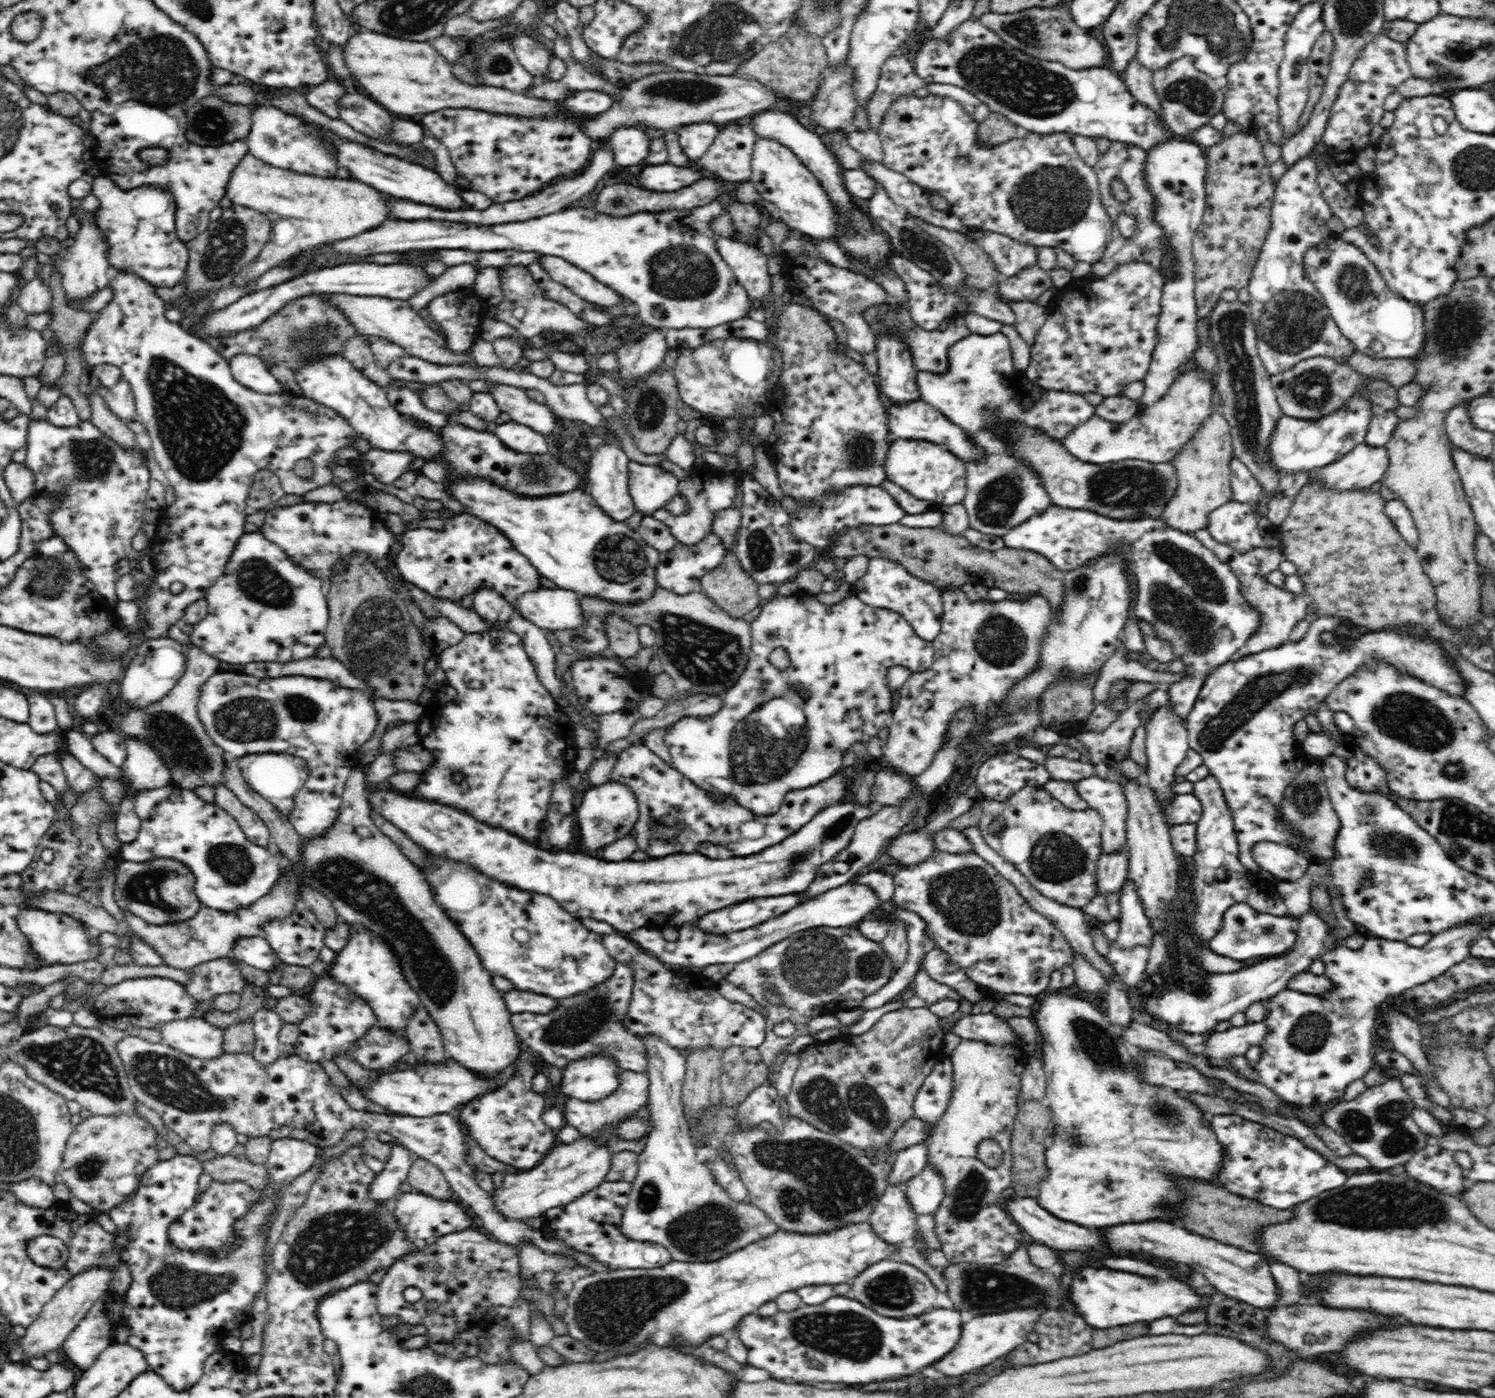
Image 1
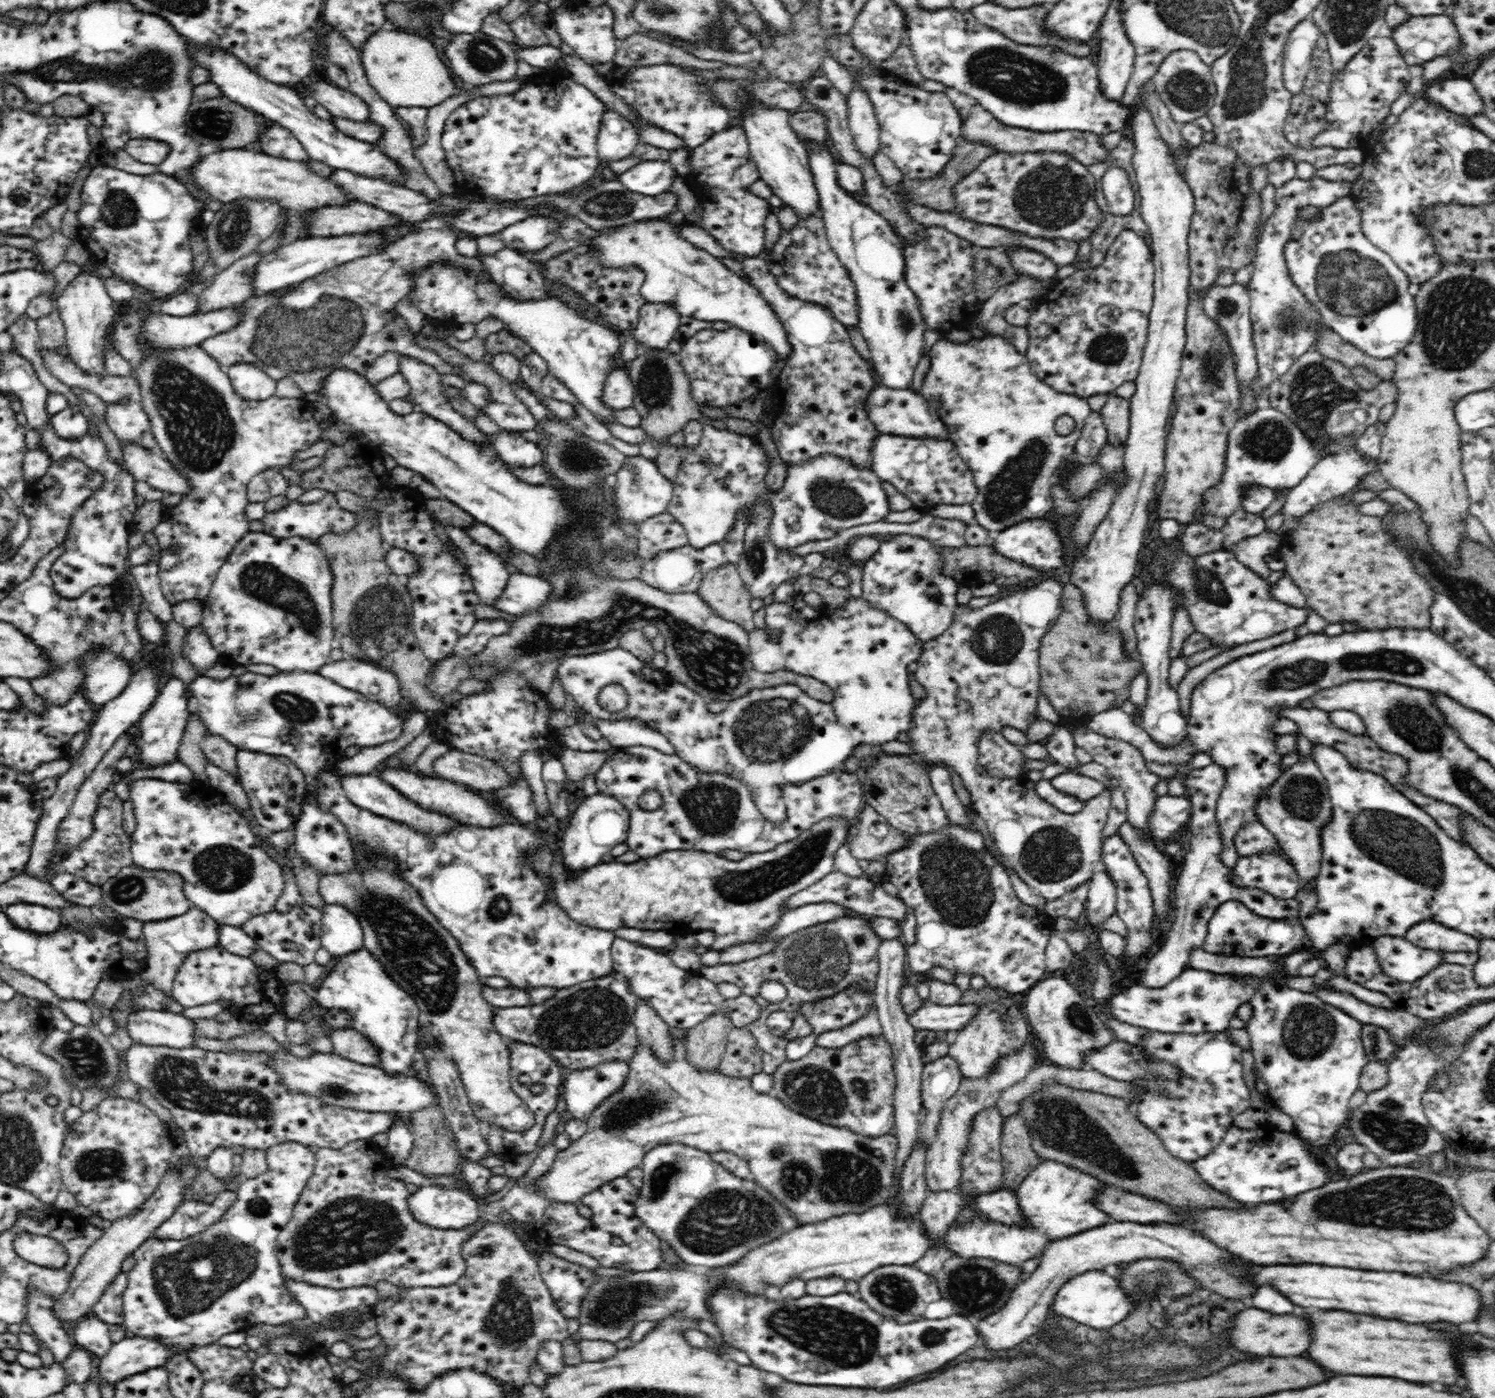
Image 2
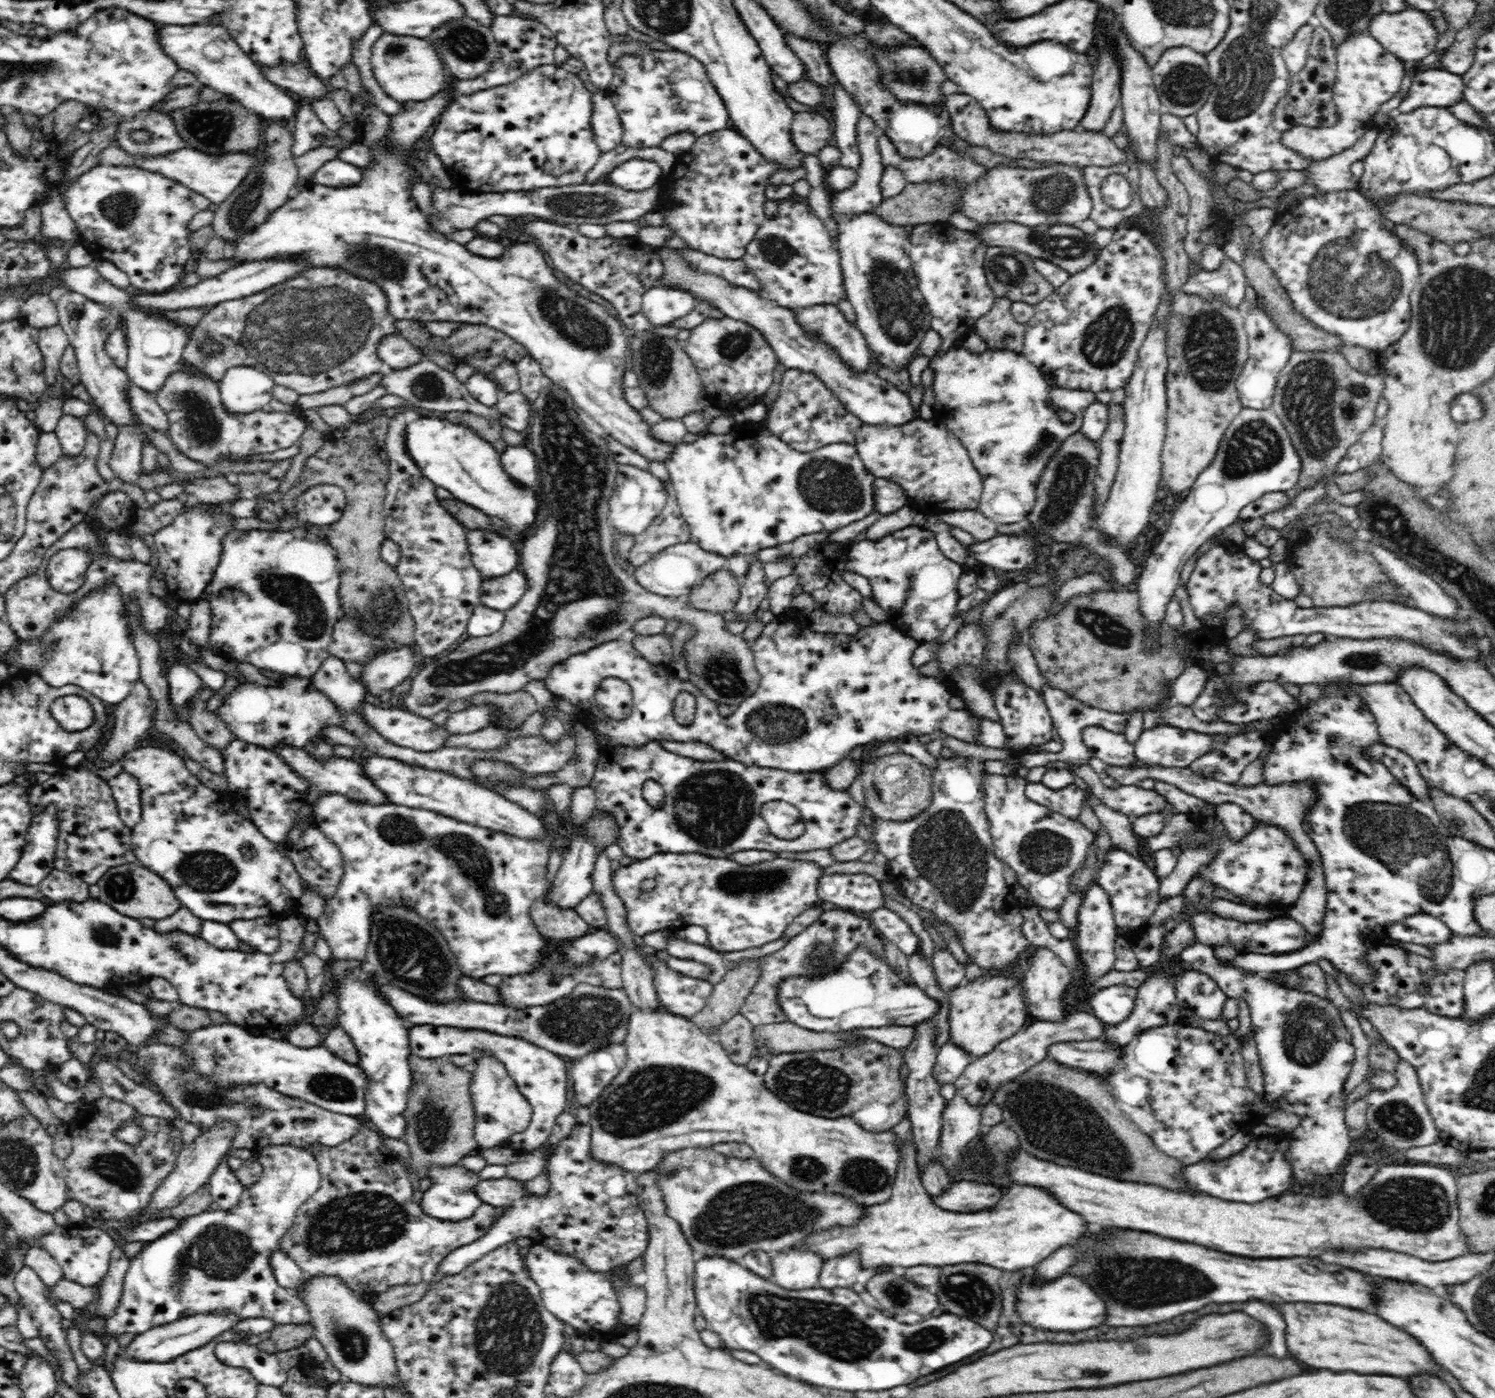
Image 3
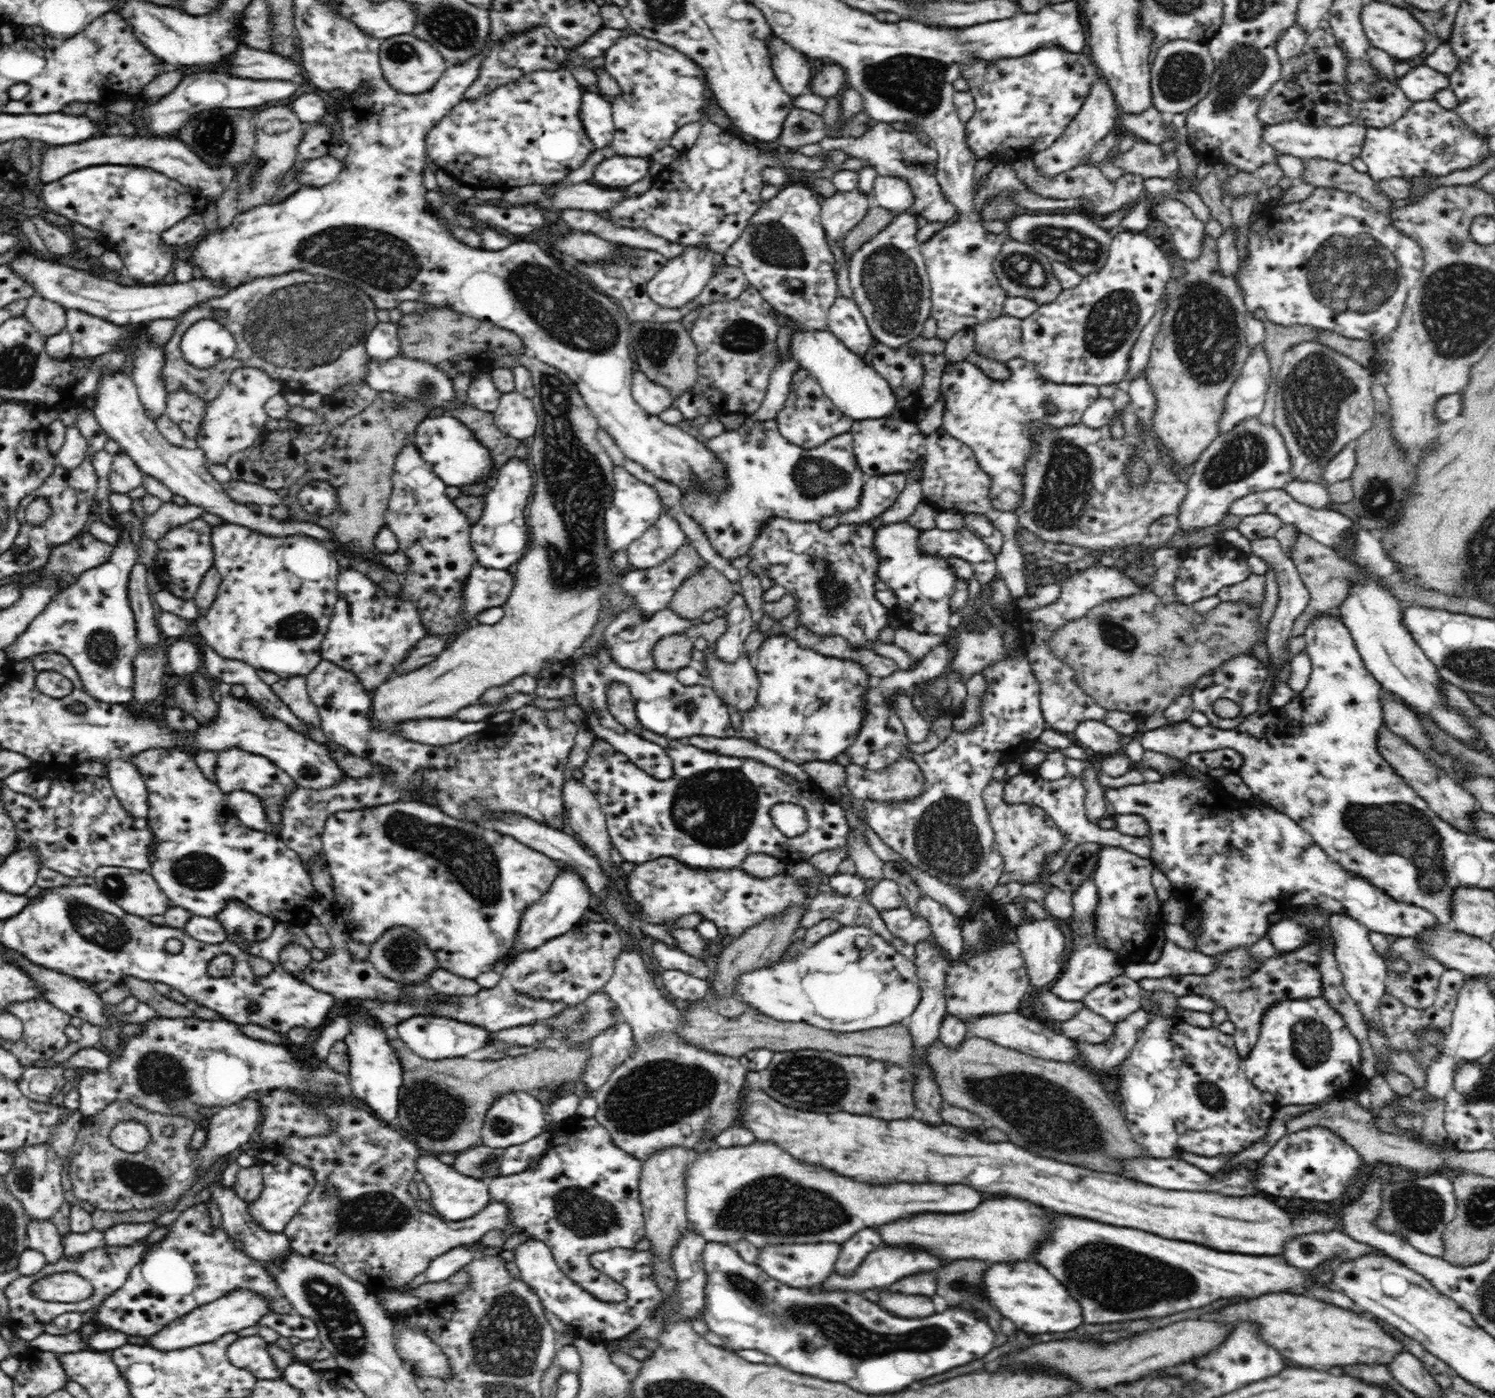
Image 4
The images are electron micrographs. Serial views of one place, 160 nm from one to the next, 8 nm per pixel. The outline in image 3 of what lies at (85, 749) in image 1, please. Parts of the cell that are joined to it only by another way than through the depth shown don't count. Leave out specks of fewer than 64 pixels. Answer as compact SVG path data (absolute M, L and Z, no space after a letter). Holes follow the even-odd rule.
M152 746L142 747L140 749L131 750L125 754L121 760L123 770L133 774L140 785L140 804L142 805L140 822L131 828L132 848L131 852L135 856L135 862L144 868L165 878L174 890L177 899L186 906L188 910L192 910L194 916L202 918L204 921L220 922L221 924L232 924L234 920L250 920L253 918L262 918L264 916L272 916L272 918L282 919L282 914L298 915L298 898L302 892L301 876L296 870L292 859L285 857L282 852L276 848L276 845L266 838L258 827L246 817L238 813L230 801L223 799L223 794L218 793L214 789L206 787L200 780L192 776L184 765L184 760L174 752L168 752L162 748Z

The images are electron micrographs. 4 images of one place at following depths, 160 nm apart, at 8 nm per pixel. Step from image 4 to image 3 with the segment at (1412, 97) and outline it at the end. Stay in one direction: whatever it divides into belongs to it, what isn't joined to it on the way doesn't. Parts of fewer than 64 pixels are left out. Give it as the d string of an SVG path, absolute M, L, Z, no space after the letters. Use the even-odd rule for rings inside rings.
M1441 67L1428 68L1413 76L1408 100L1401 103L1396 114L1409 113L1422 106L1450 108L1464 102L1463 77Z

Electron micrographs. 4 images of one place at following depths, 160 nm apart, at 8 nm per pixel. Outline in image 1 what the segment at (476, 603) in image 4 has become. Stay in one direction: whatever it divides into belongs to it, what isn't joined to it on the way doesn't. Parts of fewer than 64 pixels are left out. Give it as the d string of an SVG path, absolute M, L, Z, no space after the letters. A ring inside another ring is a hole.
M540 588L524 594L517 600L517 610L521 616L547 632L579 629L585 625L579 596L561 588Z

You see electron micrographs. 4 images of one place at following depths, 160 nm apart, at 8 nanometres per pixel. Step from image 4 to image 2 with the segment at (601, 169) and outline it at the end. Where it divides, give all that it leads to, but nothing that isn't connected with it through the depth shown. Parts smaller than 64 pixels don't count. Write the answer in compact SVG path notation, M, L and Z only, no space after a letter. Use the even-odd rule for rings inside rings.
M670 161L640 162L615 177L632 192L656 196L668 192L678 178L677 170Z

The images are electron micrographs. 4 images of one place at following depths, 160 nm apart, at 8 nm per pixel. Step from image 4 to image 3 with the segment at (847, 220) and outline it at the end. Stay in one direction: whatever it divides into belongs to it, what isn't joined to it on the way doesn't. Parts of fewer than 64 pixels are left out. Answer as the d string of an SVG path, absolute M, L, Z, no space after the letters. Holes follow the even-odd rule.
M862 113L858 118L858 122L856 122L856 141L858 141L858 151L860 151L860 166L856 168L858 178L854 186L847 188L845 191L831 194L831 209L835 220L850 218L852 214L873 211L884 200L879 185L882 170L884 170L878 144L880 134L881 131L875 125L875 122Z

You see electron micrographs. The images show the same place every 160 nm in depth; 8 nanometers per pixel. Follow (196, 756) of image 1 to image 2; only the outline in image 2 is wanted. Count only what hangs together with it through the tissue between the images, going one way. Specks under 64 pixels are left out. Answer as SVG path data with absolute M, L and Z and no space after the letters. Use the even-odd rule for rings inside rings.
M200 626L189 629L181 652L183 658L193 666L198 677L204 676L205 672L220 660L218 651L212 647L208 635Z

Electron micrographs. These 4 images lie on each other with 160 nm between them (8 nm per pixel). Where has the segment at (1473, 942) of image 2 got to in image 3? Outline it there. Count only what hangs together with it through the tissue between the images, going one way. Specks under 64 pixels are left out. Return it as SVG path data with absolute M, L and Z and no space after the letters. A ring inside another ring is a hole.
M1418 913L1407 916L1398 924L1390 926L1390 940L1400 943L1412 943L1415 945L1434 948L1434 945L1446 944L1454 938L1452 933L1441 919L1430 914Z

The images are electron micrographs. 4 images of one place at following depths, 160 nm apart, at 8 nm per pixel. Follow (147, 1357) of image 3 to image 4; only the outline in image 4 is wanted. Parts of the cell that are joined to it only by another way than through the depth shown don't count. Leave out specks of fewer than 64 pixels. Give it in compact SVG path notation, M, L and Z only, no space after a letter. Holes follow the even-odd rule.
M238 1289L210 1302L210 1304L192 1310L190 1314L170 1322L170 1324L166 1324L156 1334L146 1337L145 1344L148 1347L154 1347L154 1350L171 1351L190 1348L200 1343L214 1342L223 1334L236 1333L243 1328L256 1325L258 1320L268 1312L270 1309L262 1297L246 1291L246 1289Z

